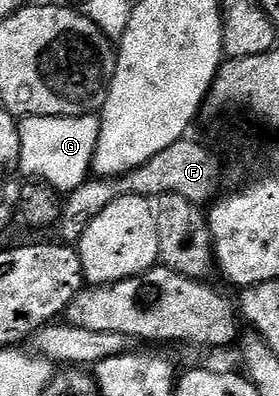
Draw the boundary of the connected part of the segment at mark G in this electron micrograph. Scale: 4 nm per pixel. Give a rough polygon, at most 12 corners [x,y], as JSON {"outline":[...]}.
{"outline":[[98,115],[24,116],[18,167],[60,194],[92,175]]}

